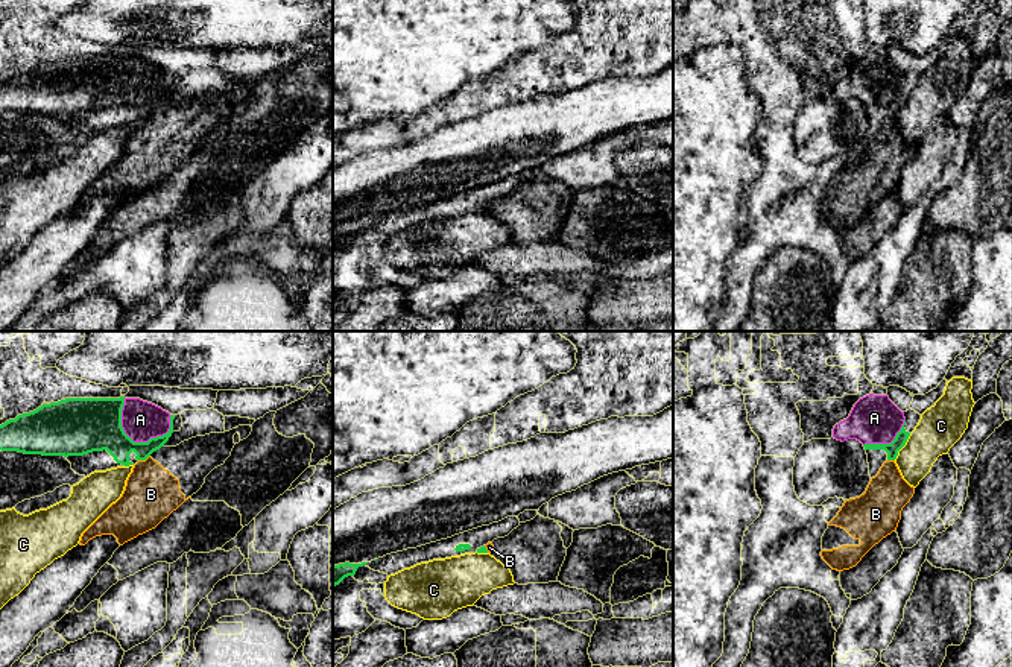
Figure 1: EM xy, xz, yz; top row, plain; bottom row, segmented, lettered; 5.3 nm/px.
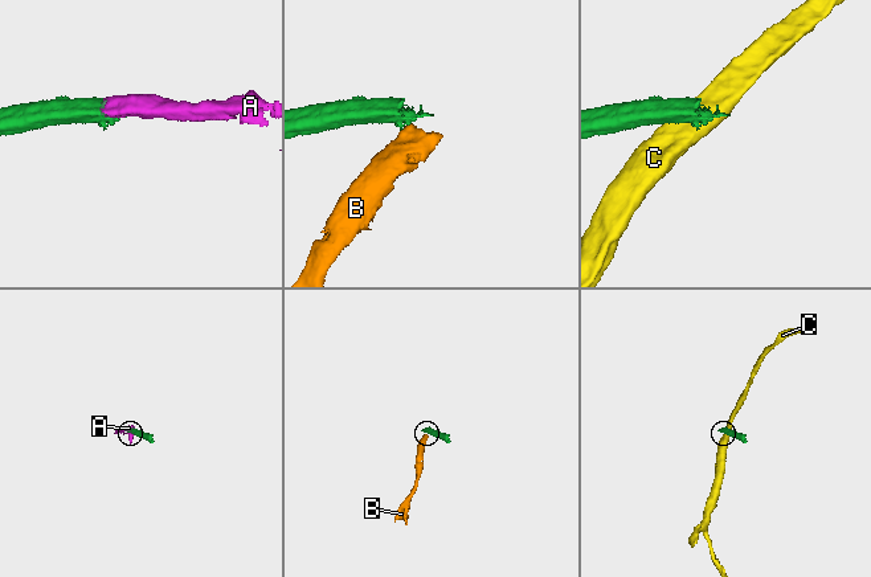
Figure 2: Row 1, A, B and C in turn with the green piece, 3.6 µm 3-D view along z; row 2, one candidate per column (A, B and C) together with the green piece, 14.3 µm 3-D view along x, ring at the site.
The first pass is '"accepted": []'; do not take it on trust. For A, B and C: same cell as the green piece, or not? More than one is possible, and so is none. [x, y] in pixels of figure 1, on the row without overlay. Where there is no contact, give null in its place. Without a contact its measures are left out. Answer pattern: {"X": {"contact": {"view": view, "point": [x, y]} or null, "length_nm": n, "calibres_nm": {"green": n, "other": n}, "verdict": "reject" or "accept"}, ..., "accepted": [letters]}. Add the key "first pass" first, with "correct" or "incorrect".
{"first pass": "incorrect", "A": {"contact": {"view": "xy", "point": [131, 97]}, "length_nm": 300, "calibres_nm": {"green": 280, "other": 200}, "verdict": "accept"}, "B": {"contact": {"view": "xy", "point": [143, 119]}, "length_nm": 70, "calibres_nm": {"green": 190, "other": 280}, "verdict": "reject"}, "C": {"contact": {"view": "yz", "point": [903, 105]}, "length_nm": 170, "calibres_nm": {"green": 70, "other": 240}, "verdict": "reject"}, "accepted": ["A"]}

